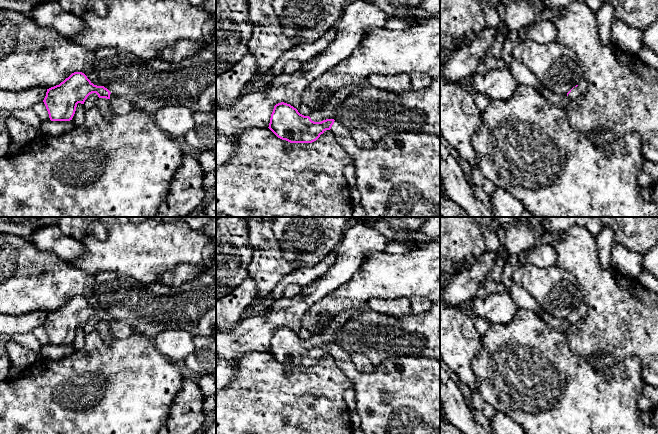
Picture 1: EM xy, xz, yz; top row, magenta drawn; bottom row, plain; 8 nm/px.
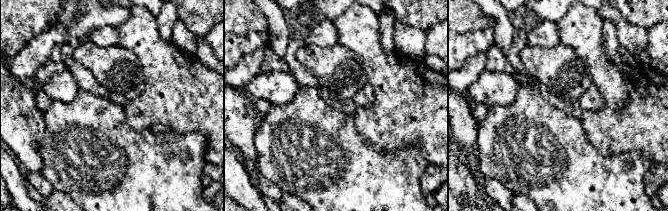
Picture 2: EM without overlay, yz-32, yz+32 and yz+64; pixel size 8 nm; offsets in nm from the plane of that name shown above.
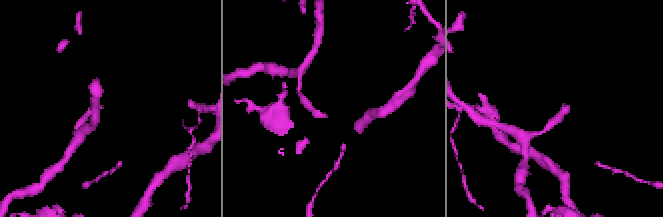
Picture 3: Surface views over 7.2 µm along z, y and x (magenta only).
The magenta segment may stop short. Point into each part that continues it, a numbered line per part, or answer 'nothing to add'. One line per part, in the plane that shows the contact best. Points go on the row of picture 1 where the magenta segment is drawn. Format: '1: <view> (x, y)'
1: yz (576, 92)

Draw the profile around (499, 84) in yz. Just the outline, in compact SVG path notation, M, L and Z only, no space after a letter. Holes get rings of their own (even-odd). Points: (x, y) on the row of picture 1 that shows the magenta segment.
M508 68L493 69L486 74L475 73L467 82L467 88L472 94L483 93L491 101L511 98L517 86L518 83Z

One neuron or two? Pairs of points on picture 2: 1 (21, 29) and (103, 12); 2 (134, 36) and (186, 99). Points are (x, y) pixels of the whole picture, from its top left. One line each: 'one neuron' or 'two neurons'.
1: two neurons
2: one neuron

